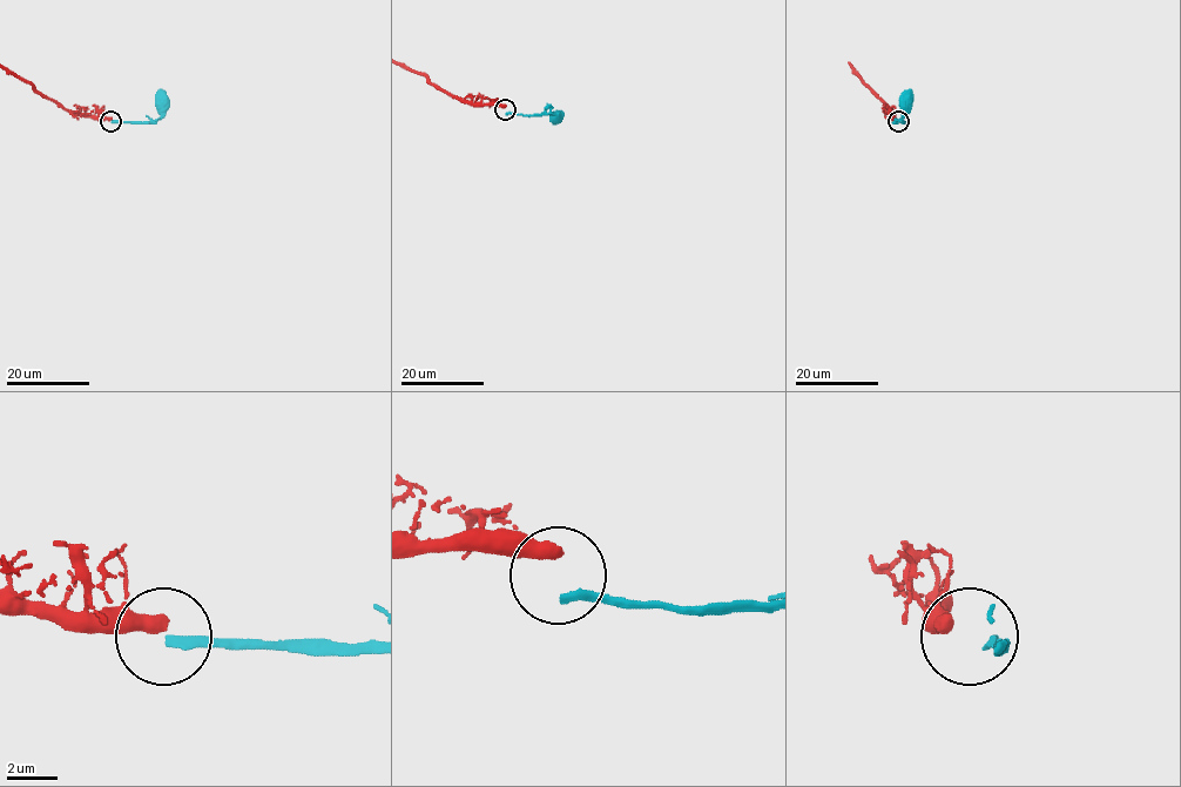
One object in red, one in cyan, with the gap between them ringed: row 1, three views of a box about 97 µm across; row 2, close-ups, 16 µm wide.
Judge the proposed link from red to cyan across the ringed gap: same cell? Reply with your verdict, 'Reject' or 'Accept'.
Reject

